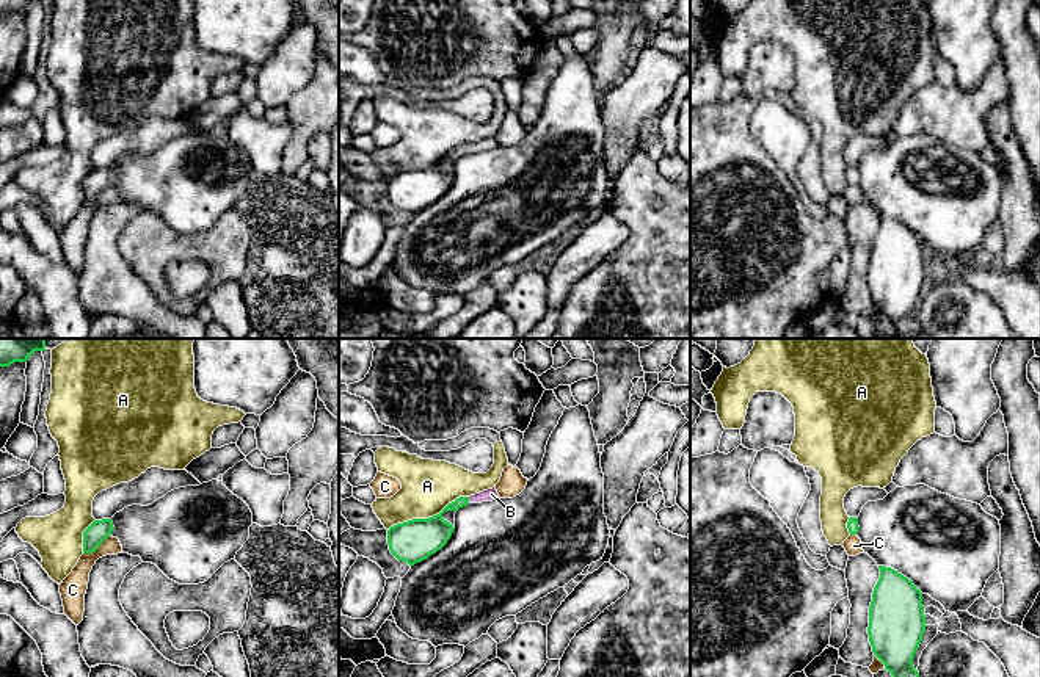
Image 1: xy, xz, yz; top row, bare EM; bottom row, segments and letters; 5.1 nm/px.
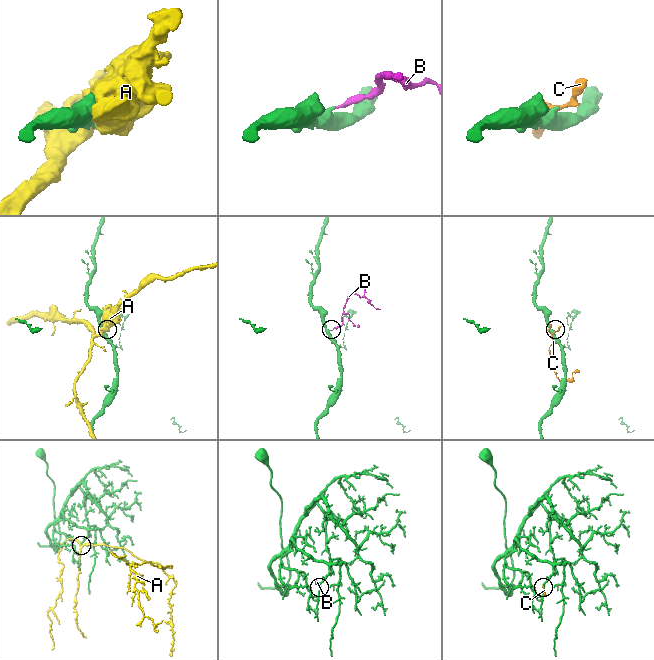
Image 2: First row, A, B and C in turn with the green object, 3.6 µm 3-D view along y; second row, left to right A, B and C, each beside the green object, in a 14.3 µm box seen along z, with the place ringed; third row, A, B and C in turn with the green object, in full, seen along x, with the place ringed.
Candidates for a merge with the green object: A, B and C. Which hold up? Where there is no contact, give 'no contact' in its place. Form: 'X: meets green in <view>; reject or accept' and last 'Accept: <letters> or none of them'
A: meets green in xz; reject
B: meets green in xz; accept
C: meets green in xy; reject
Accept: B

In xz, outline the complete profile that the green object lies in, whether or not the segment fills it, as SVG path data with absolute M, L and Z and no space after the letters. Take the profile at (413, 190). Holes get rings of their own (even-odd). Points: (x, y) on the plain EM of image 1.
M496 136L471 146L460 146L449 152L439 163L428 168L413 168L387 179L391 202L409 215L427 208L441 199L453 182L453 174L442 168L445 160L458 160L469 152L493 150L499 147Z

